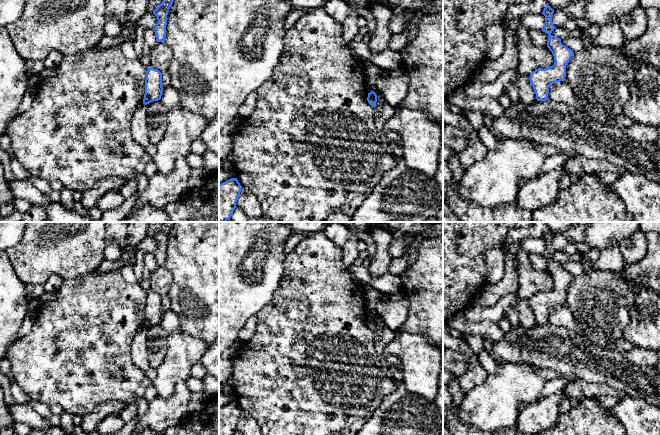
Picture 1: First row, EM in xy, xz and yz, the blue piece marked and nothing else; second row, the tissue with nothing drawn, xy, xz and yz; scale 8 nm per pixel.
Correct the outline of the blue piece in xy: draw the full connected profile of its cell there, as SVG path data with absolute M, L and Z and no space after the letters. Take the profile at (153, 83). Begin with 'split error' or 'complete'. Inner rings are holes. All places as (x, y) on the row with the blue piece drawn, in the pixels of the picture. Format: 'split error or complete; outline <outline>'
complete; outline M152 67L147 69L143 104L158 101L162 96L162 73Z

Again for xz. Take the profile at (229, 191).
complete; outline M231 178L219 185L219 222L226 222L231 218L241 188L237 178Z

